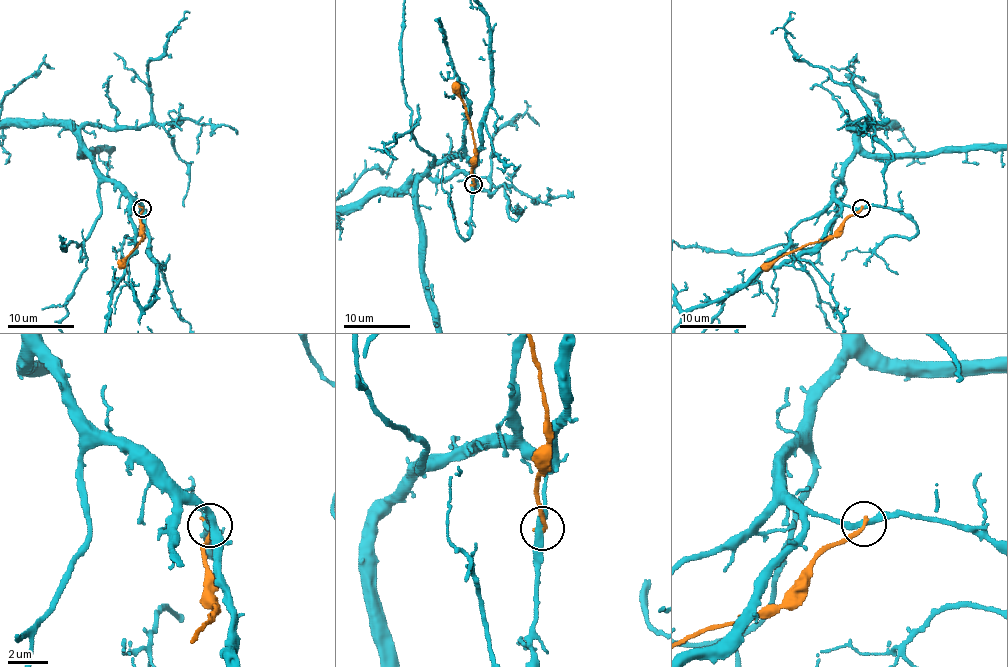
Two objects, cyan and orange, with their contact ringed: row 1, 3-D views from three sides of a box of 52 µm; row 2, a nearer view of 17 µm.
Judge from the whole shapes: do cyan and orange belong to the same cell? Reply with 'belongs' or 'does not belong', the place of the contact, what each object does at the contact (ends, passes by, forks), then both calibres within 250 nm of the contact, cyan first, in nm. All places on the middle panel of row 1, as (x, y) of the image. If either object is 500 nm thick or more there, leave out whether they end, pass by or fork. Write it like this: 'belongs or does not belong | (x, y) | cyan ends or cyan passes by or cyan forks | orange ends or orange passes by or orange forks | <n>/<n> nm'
does not belong | (473, 184) | cyan passes by | orange ends | 360/220 nm

